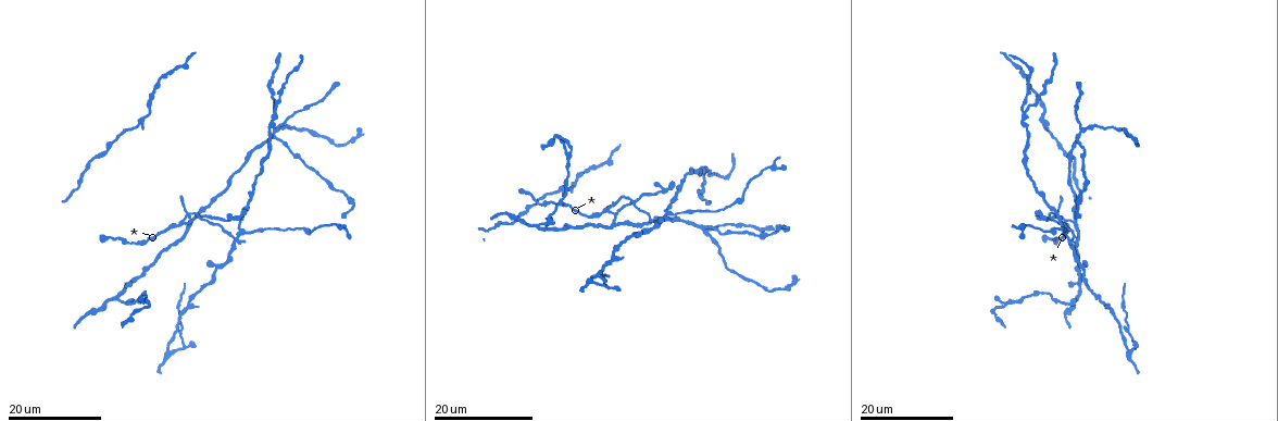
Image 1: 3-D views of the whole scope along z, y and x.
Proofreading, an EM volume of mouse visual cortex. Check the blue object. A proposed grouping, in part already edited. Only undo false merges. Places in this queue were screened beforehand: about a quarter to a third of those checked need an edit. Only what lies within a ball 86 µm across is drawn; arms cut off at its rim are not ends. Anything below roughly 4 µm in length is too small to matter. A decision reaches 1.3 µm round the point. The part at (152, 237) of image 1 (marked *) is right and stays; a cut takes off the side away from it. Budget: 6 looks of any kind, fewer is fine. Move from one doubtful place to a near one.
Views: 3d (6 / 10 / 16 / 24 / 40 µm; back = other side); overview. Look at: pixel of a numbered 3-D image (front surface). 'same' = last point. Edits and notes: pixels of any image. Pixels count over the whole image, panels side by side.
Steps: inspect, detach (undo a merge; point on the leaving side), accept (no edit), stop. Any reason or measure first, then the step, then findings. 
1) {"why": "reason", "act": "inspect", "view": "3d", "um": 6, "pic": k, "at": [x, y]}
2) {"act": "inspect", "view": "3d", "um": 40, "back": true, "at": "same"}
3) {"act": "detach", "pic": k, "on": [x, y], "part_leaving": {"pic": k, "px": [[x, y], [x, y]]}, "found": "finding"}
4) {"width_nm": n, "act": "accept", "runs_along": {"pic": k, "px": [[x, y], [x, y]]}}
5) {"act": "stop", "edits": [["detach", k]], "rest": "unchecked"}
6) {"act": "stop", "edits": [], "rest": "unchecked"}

{"why": "two arms in line, one across", "act": "inspect", "view": "3d", "um": 16, "pic": 1, "at": [180, 220]}

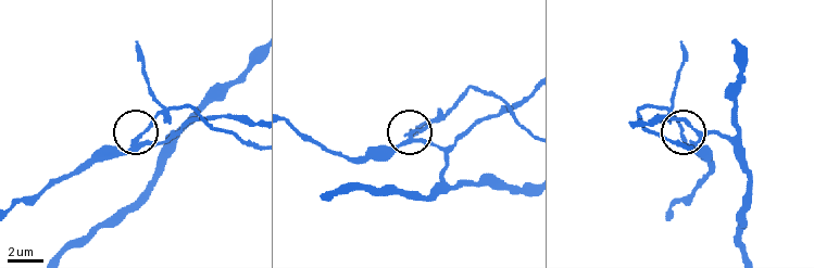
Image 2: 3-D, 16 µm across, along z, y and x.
{"why": "zoom in", "act": "inspect", "view": "3d", "um": 10, "pic": 2, "at": [410, 135]}

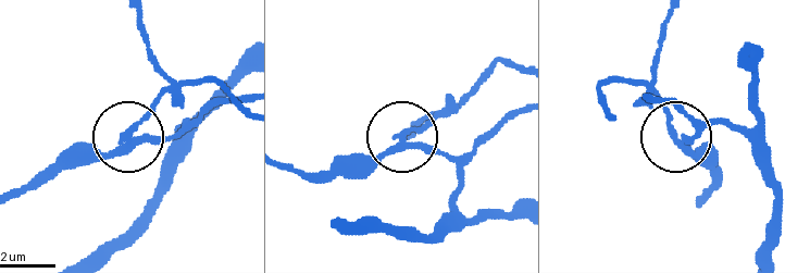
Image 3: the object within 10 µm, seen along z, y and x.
{"width_nm": 230, "act": "detach", "pic": 3, "on": [151, 109], "part_leaving": {"pic": 3, "px": [[128, 136], [163, 96], [191, 83], [220, 85], [240, 103]]}, "found": "two neurons meet here"}

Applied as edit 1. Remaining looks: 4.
{"act": "inspect", "view": "overview"}

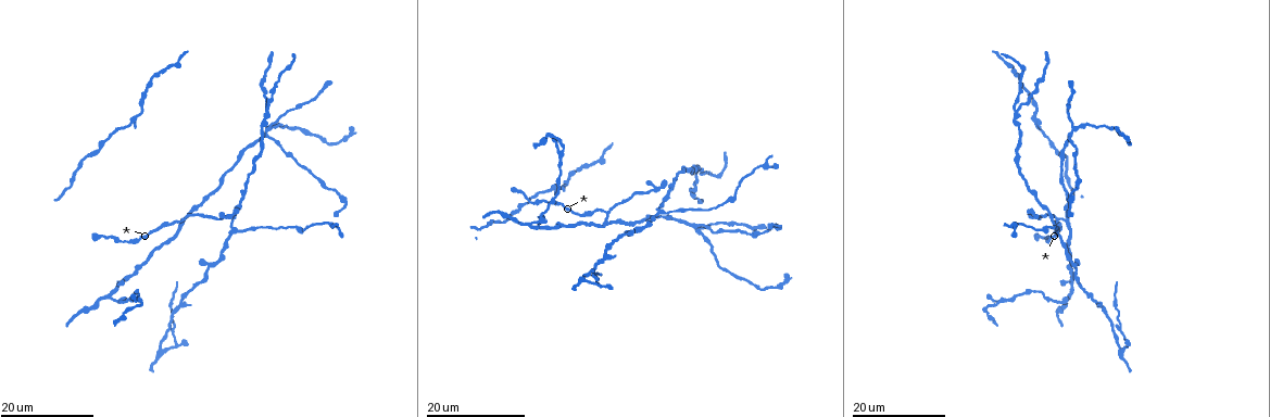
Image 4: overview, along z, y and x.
{"why": "sudden change in width", "act": "inspect", "view": "3d", "um": 24, "pic": 4, "at": [224, 239]}

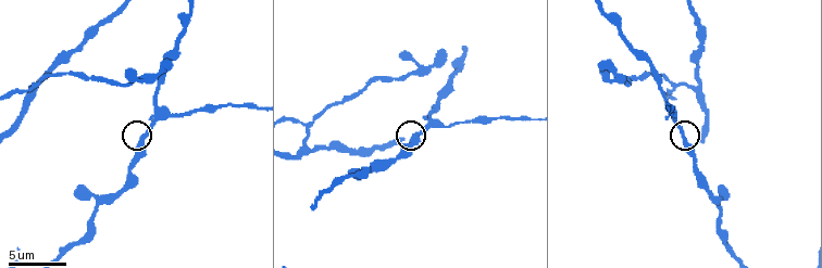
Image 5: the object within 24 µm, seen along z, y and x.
{"act": "inspect", "view": "3d", "um": 10, "pic": 5, "at": [417, 134]}

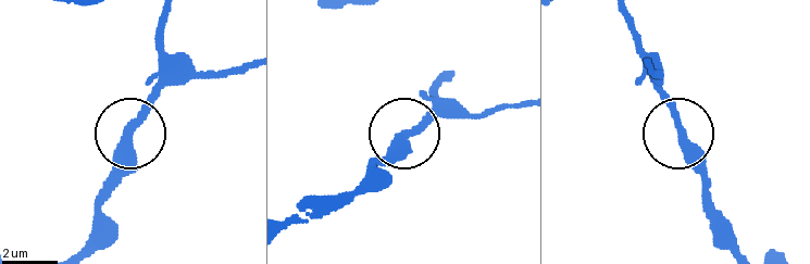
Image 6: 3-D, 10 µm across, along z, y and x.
{"act": "accept", "found": "one neuron here"}

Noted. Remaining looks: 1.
{"act": "stop", "edits": [["detach", 3]], "rest": "unchecked"}

